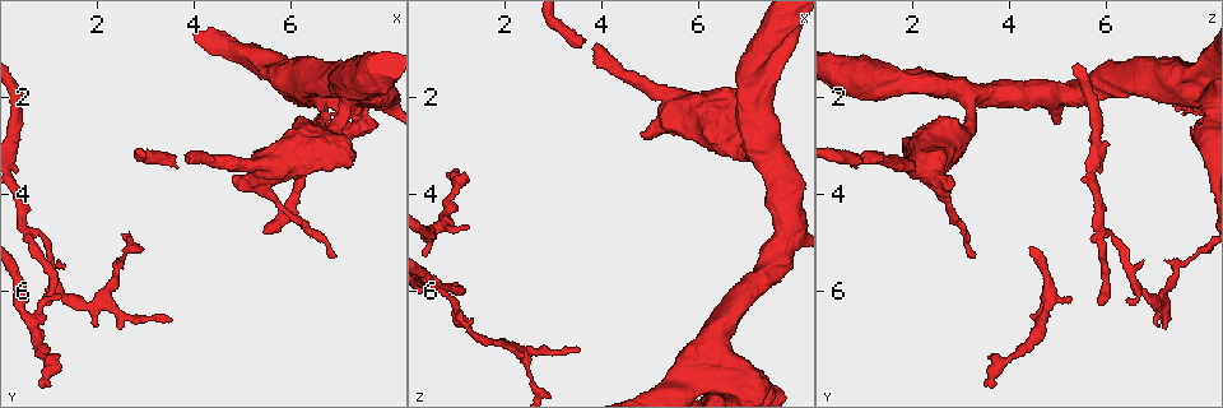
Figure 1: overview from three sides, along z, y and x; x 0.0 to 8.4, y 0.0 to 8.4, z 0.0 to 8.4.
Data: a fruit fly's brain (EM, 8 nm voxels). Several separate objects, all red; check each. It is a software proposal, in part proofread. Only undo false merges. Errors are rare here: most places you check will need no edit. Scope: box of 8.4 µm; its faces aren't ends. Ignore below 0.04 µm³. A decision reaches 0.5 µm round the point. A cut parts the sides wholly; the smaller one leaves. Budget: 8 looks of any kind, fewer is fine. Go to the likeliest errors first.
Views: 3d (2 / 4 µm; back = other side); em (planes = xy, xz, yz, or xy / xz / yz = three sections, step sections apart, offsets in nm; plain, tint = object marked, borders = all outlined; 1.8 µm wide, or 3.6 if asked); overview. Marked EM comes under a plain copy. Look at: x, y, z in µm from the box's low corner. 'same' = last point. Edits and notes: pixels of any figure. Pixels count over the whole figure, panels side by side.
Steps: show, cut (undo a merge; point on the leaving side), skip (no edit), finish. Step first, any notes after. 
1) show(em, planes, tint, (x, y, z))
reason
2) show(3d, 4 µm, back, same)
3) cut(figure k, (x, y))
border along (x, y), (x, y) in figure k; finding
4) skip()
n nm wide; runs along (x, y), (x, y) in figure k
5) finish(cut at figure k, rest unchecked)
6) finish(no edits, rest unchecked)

show(em, yz, step 8, tint, (2.55, 5.25, 7.85))

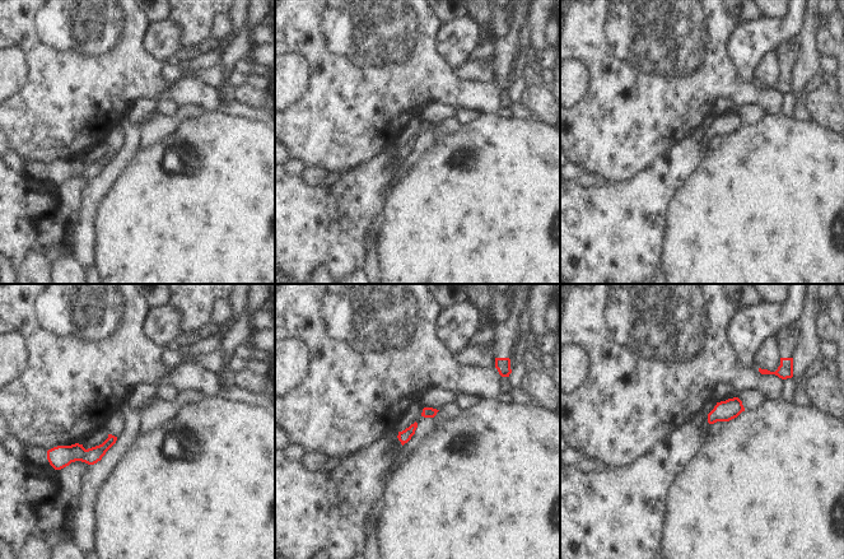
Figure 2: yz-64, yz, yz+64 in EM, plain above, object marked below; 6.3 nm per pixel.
skip()
40 nm wide; continuous, no second neuron

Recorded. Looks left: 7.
show(3d, 2 µm, (7.25, 1.90, 3.15))
abrupt turn

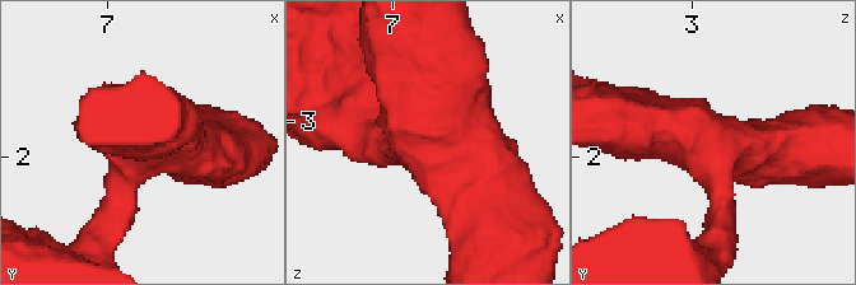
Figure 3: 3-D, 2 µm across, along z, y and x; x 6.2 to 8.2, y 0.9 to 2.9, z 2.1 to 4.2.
show(em, planes, tint, (7.28, 1.94, 3.14))
3 arms; arms of 280, 480, 480 nm; shape alone is not enough

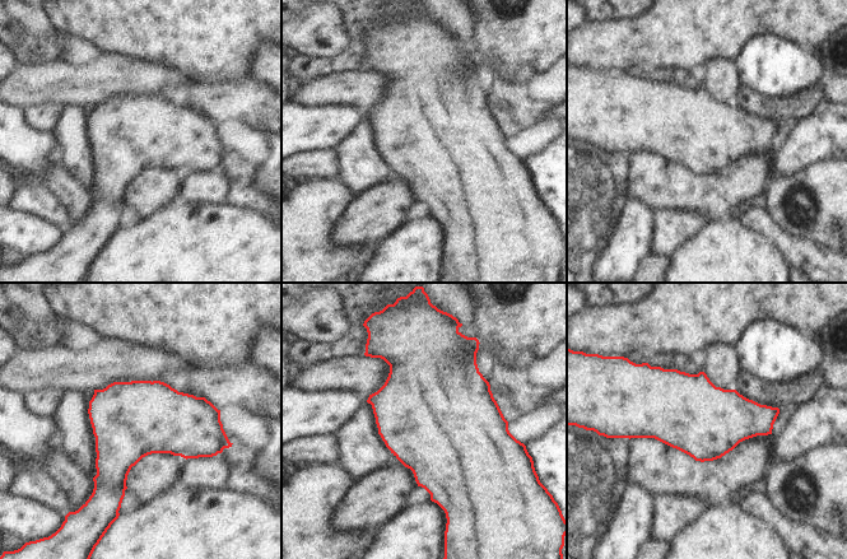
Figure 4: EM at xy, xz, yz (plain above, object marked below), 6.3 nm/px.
skip()
480 nm wide; continuous, no second neuron

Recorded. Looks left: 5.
show(em, xz, step 16, tint, (5.40, 3.40, 2.10))
abrupt turn

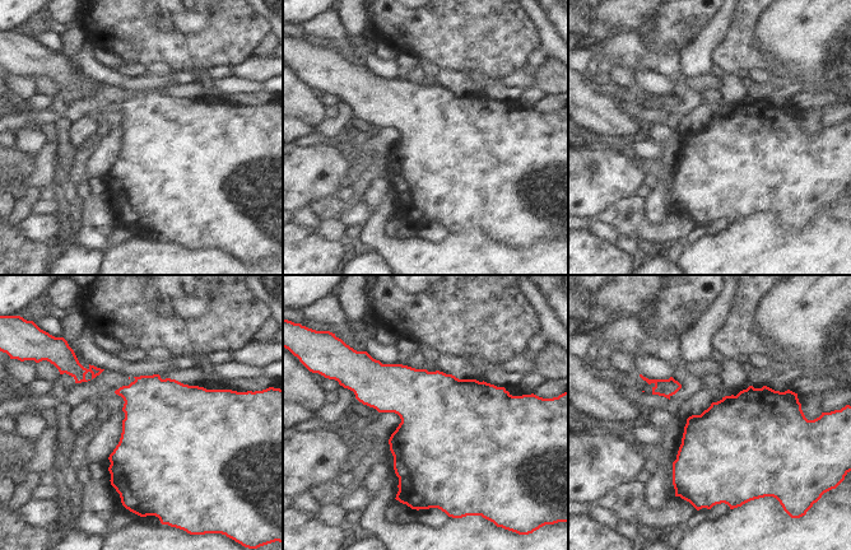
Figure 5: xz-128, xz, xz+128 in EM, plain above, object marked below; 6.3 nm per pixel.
skip()
one neuron here

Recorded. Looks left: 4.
finish(no edits, rest unchecked)

